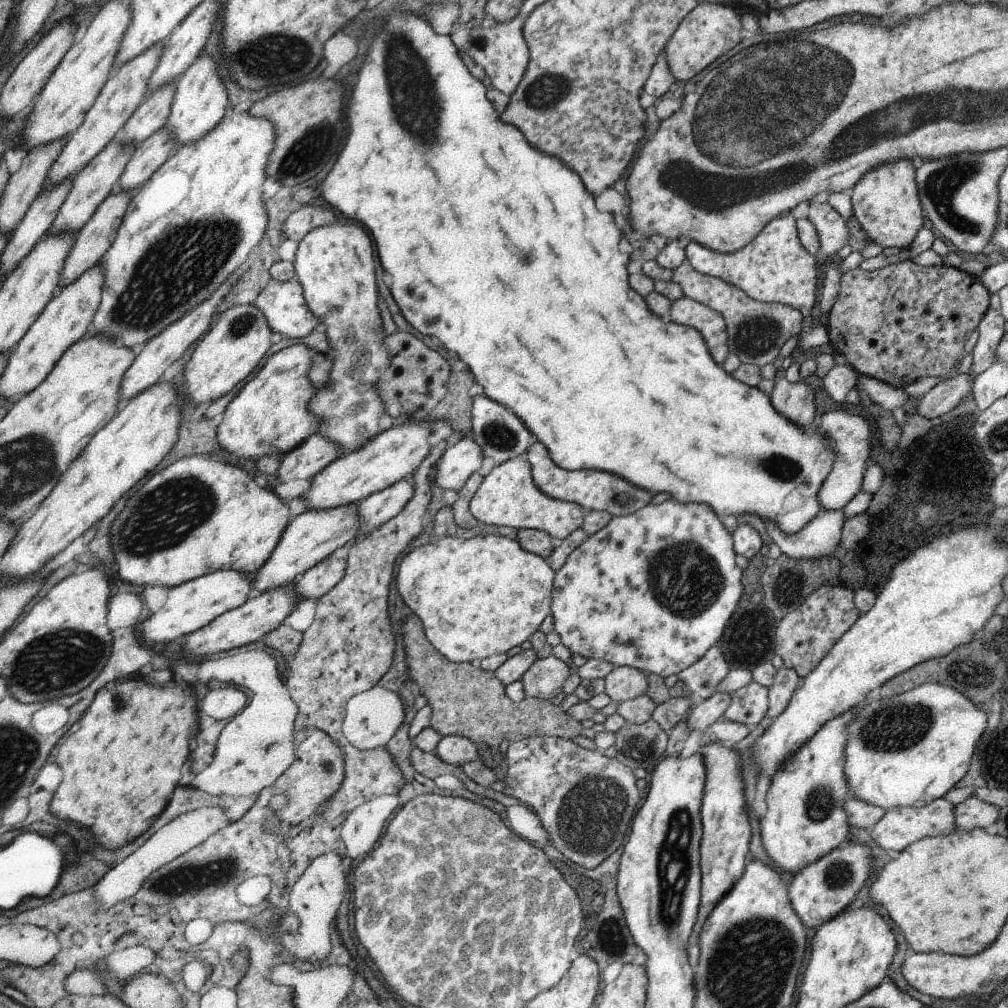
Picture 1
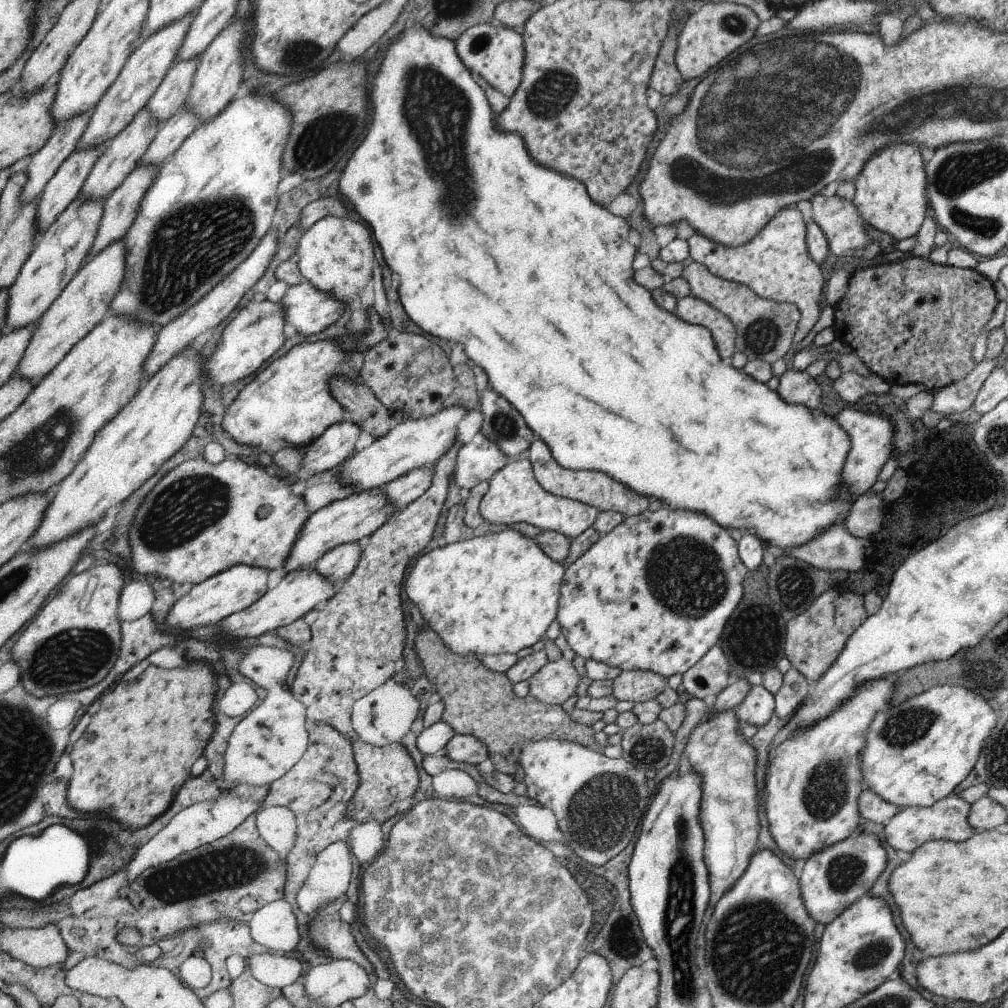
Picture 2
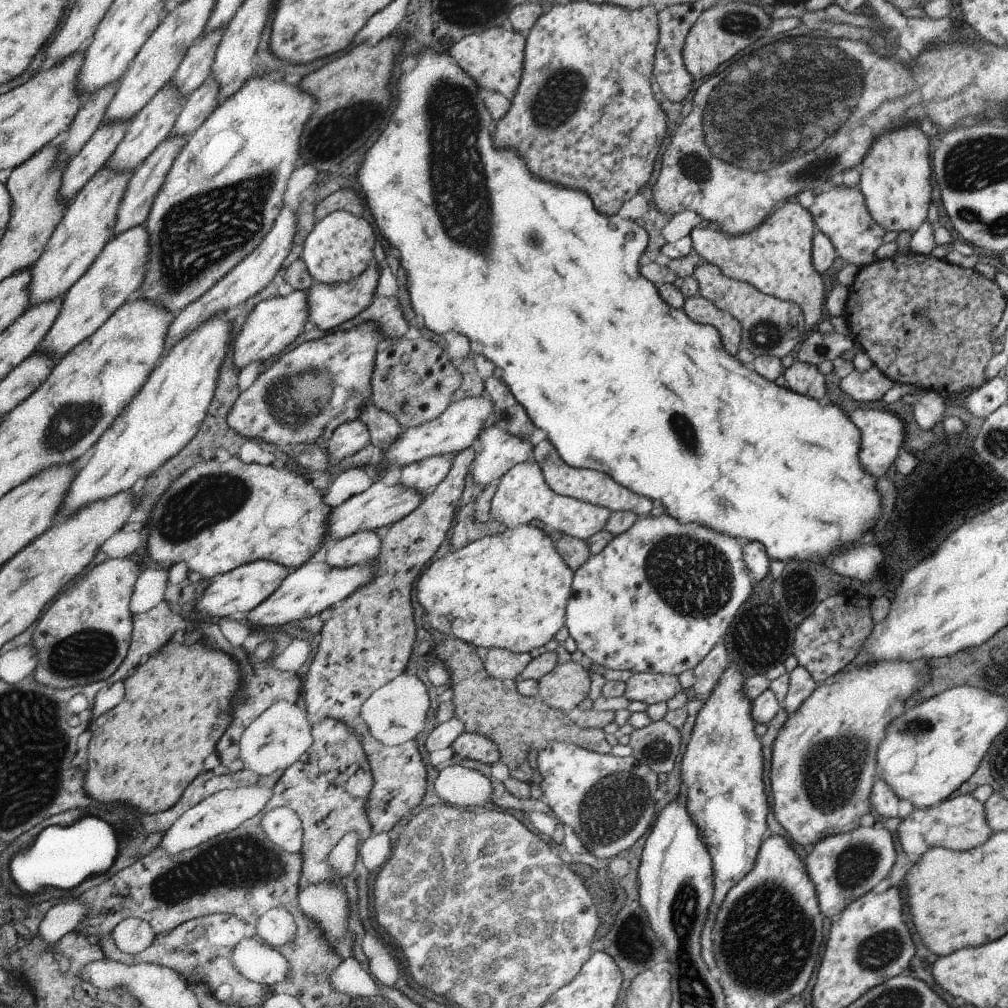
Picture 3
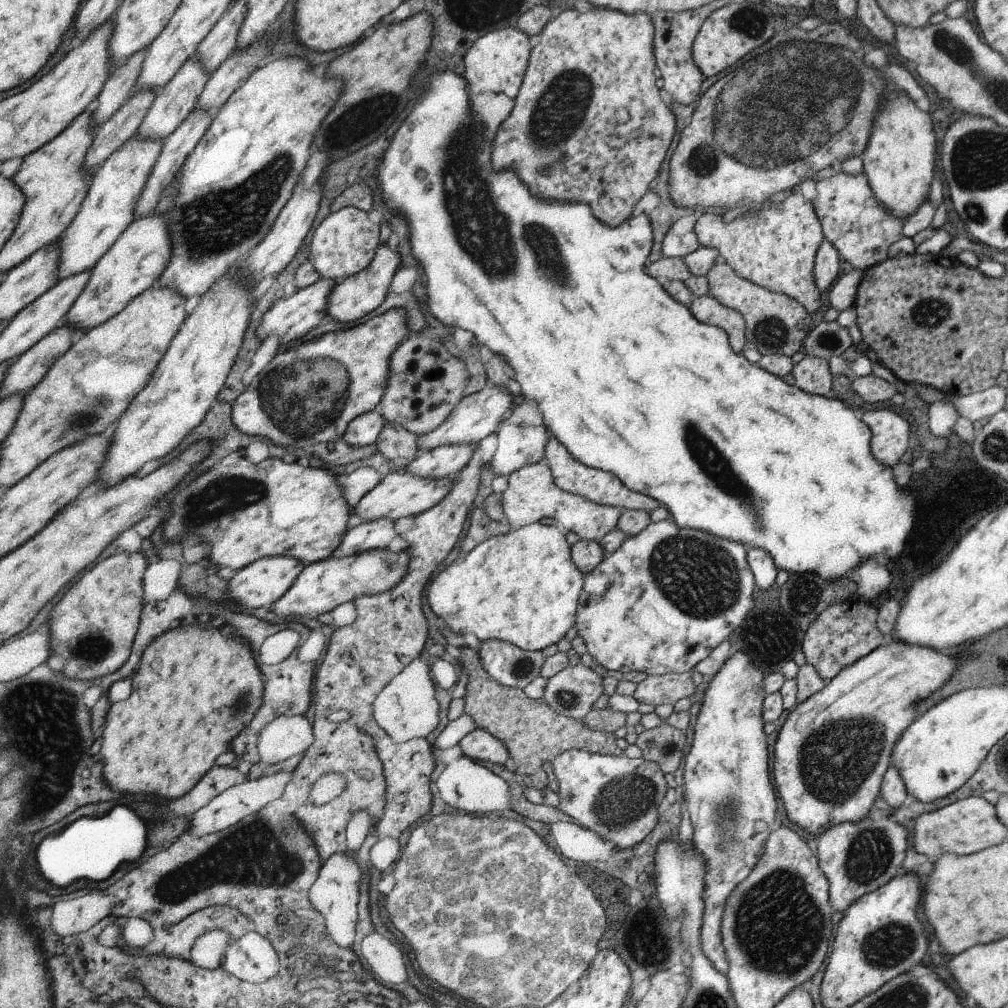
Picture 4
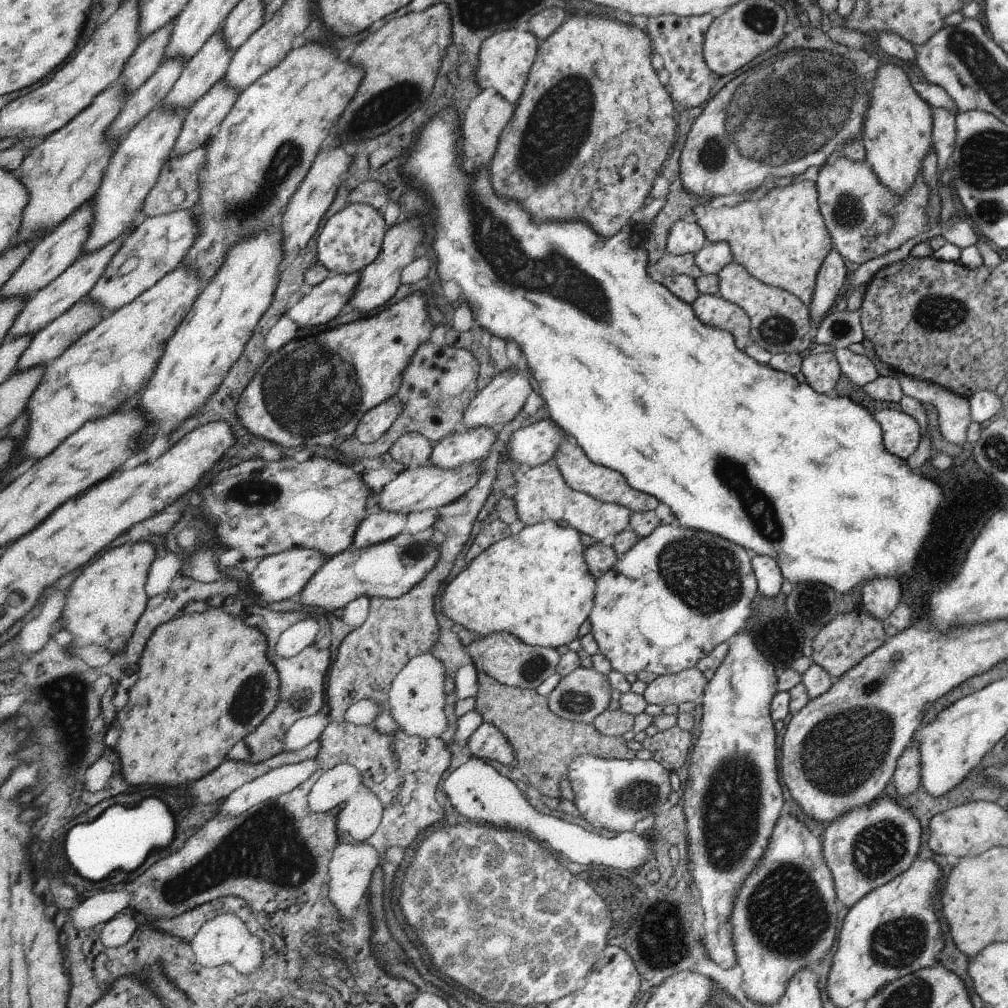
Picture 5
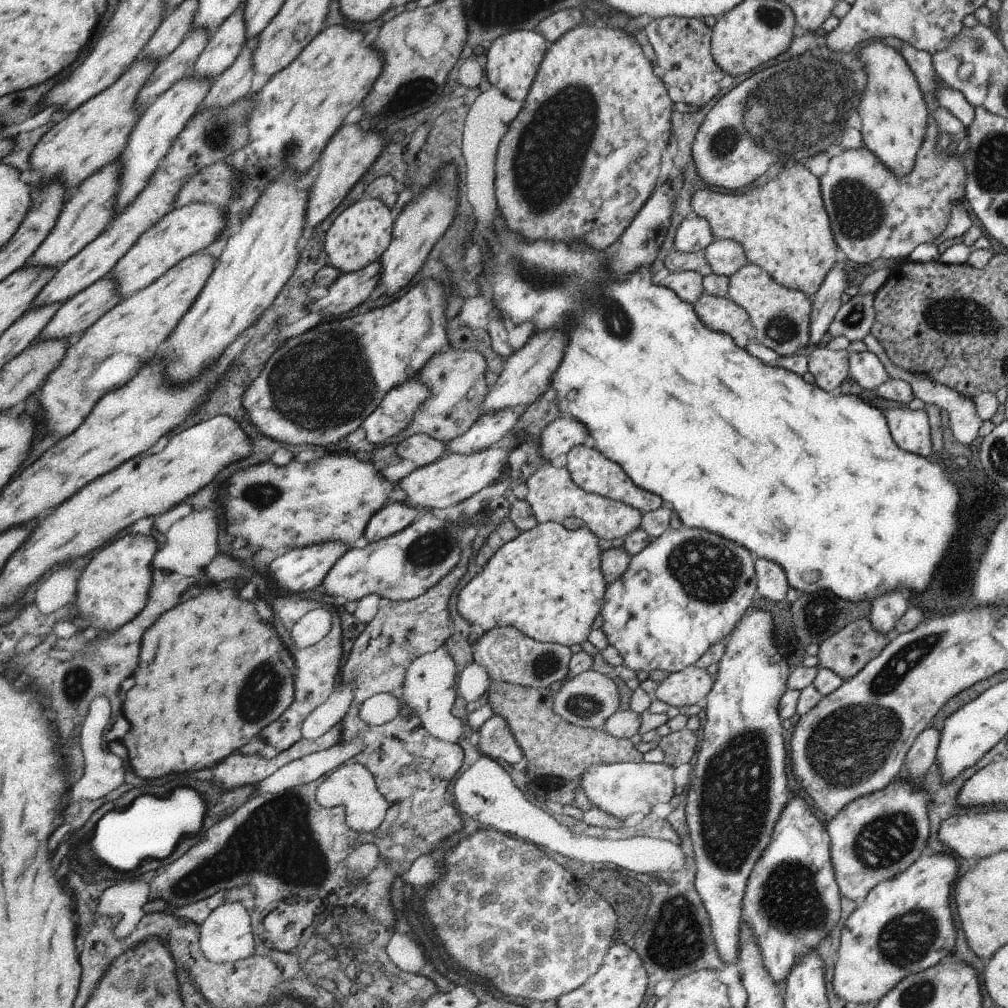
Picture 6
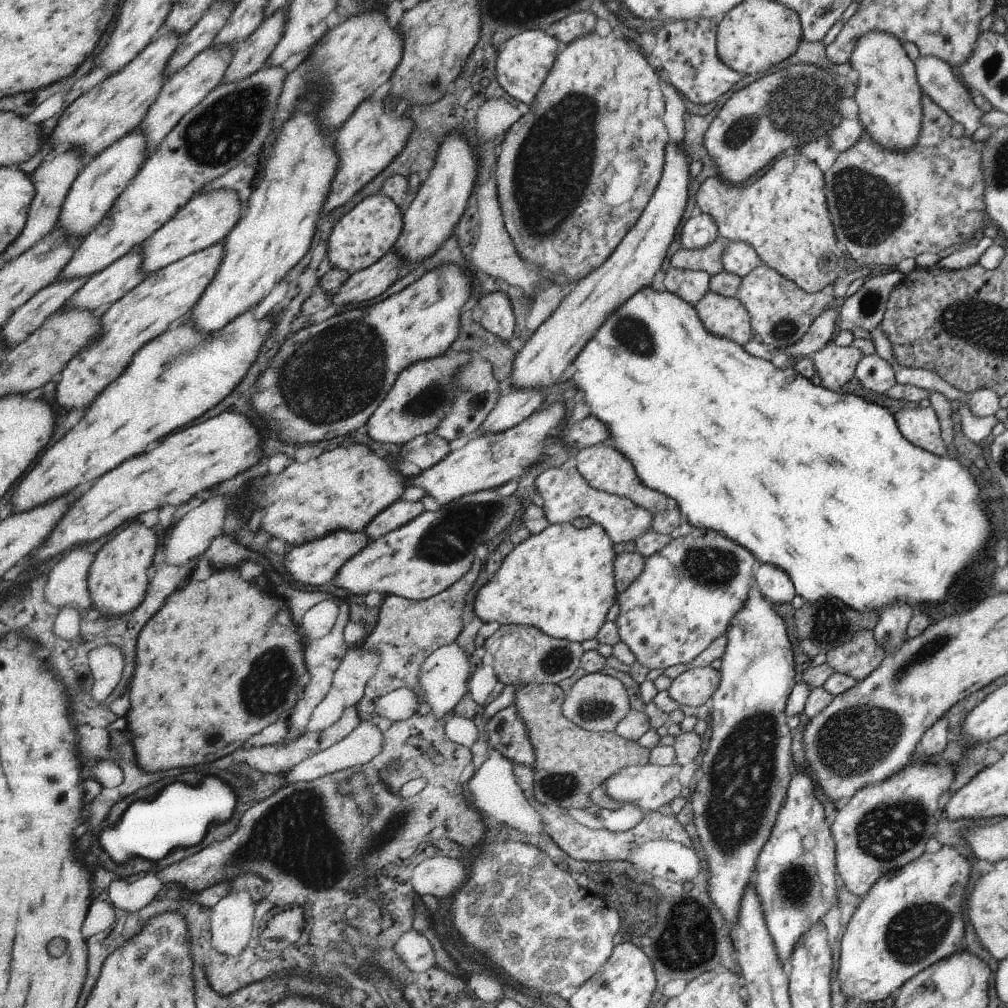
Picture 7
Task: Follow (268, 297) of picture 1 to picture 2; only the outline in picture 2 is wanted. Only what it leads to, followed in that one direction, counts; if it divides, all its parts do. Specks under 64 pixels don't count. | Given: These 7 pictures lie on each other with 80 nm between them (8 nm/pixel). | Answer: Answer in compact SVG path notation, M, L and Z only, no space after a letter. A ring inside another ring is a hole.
M310 281L292 286L280 302L287 310L288 323L292 323L294 334L299 332L306 337L326 331L328 327L342 321L347 312L347 306L342 299L317 289Z

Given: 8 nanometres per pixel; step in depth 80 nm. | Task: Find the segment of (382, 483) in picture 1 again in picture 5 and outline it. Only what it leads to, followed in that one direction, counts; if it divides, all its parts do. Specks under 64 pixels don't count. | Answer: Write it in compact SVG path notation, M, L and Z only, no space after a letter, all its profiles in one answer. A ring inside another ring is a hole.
M528 366L518 374L514 374L514 370L499 372L488 386L478 392L468 408L465 408L462 428L492 427L494 430L501 428L522 410L524 402L528 400L528 394L532 392L532 388L534 388L532 386L532 372L528 370Z

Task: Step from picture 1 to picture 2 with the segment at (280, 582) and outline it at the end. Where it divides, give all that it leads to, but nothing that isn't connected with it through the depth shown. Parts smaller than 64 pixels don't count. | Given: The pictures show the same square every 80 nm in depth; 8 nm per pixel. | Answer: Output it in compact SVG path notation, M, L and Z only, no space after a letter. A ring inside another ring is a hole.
M382 488L358 491L312 512L301 531L297 544L291 551L291 556L282 570L282 574L290 573L294 569L314 566L324 553L338 545L365 540L390 521L392 516L396 516L395 508L387 494L382 492Z

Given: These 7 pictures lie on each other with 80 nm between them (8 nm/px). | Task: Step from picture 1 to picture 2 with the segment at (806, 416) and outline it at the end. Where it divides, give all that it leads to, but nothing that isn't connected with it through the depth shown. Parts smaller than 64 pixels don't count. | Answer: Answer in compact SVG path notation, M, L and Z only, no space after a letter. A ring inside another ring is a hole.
M792 367L782 374L778 394L790 404L804 402L812 410L820 406L820 398L822 398L822 390L816 380L808 372L794 370Z

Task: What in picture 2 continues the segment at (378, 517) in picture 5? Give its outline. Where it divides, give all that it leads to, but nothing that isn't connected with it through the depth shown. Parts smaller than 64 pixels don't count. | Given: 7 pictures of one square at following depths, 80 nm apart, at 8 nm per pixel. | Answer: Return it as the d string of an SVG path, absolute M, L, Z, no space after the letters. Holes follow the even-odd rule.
M354 541L338 545L324 553L314 568L323 576L328 577L335 585L341 585L351 575L363 555L361 544L363 541Z

